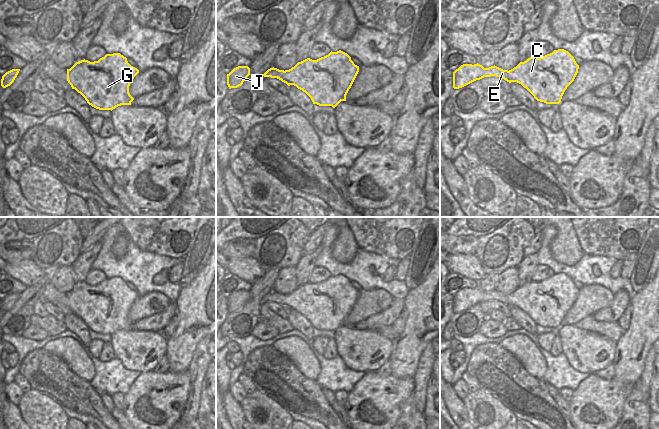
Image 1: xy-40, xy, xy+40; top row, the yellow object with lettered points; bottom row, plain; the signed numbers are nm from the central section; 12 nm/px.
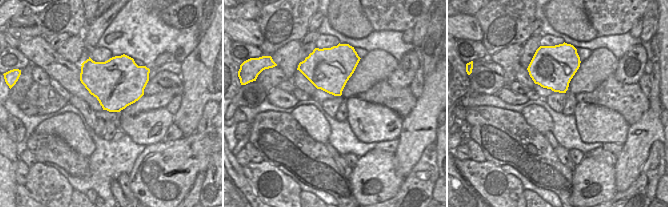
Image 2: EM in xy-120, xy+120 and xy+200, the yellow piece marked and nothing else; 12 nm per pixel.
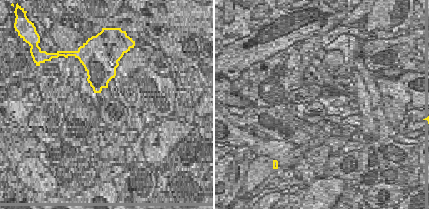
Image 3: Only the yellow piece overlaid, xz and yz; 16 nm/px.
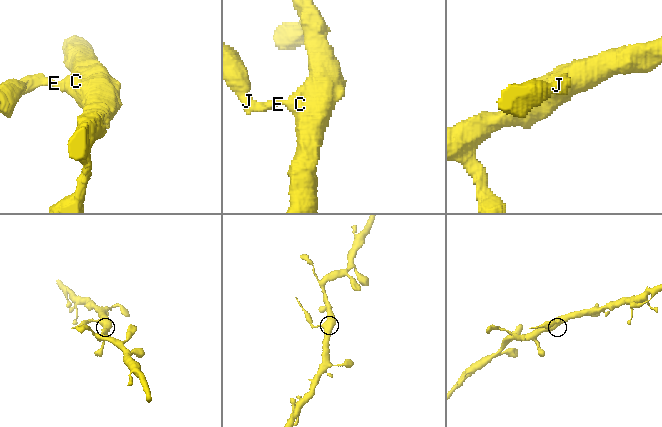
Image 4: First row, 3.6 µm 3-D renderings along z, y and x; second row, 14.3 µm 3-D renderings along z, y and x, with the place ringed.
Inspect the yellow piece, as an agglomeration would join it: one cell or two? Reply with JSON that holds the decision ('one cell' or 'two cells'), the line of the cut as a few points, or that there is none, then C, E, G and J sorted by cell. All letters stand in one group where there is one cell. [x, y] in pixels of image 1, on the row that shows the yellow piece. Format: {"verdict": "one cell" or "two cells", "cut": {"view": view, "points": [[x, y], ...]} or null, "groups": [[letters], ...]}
{"verdict": "two cells", "cut": {"view": "xy", "points": [[285, 71], [282, 81]]}, "groups": [["C", "G"], ["E", "J"]]}

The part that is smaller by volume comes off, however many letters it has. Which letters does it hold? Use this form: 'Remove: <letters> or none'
Remove: E, J.

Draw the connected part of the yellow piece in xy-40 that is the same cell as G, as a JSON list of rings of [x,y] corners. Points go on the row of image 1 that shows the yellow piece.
[[[120,53],[106,54],[98,61],[90,62],[88,60],[81,60],[76,62],[70,69],[67,69],[67,81],[72,89],[80,93],[87,103],[99,110],[113,110],[121,105],[131,105],[134,98],[129,93],[129,86],[134,77],[139,73],[139,70],[131,66],[127,58]]]

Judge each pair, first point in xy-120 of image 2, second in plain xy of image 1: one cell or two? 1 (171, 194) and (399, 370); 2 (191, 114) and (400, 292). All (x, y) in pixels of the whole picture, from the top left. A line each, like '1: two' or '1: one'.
1: two
2: two

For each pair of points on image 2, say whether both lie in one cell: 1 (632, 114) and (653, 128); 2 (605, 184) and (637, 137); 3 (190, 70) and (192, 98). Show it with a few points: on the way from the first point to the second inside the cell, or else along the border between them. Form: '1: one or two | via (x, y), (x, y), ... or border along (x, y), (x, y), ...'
1: two | border along (648, 108), (634, 123), (629, 125)
2: two | border along (613, 164), (617, 191)
3: one | via (192, 77), (192, 91)

